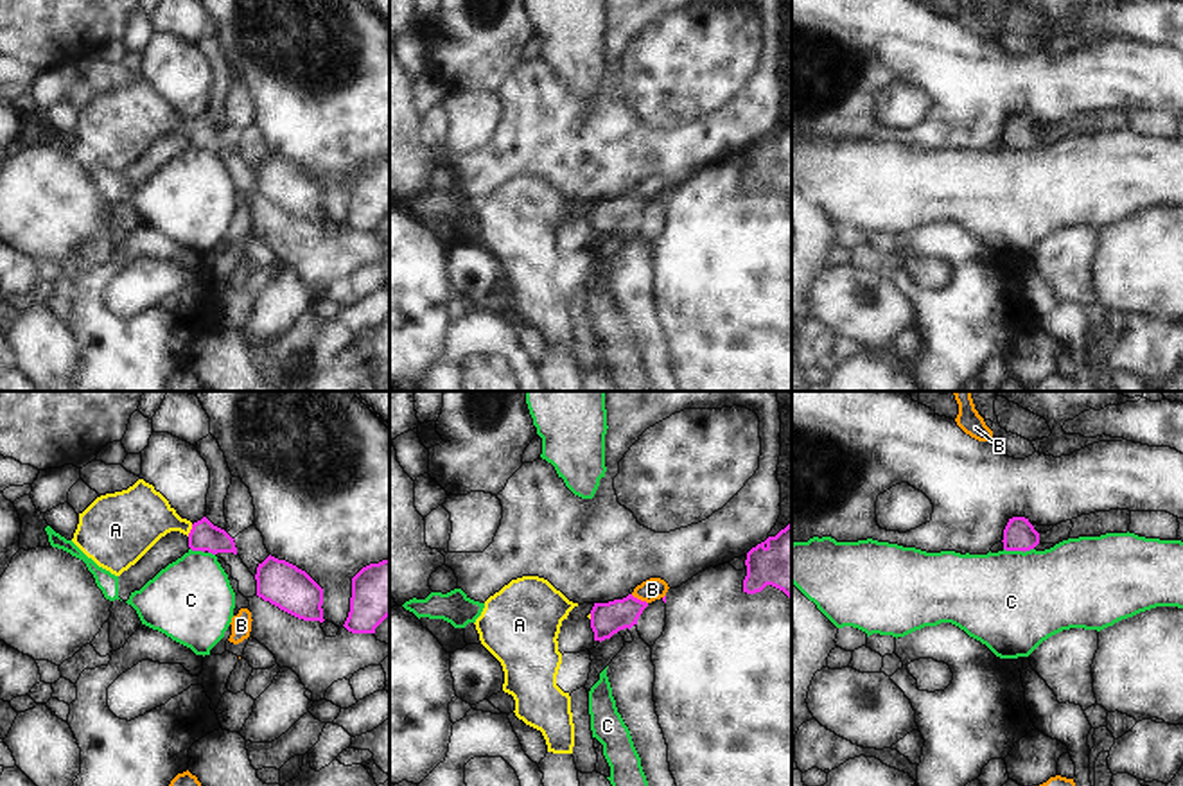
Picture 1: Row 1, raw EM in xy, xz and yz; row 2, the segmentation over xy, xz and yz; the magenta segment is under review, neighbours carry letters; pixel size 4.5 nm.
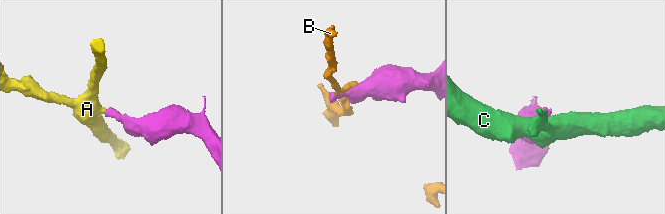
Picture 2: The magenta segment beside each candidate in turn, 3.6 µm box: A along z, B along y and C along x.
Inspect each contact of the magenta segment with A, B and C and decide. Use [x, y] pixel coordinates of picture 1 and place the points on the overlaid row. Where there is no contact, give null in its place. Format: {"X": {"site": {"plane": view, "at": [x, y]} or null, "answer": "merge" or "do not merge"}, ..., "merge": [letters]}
{"A": {"site": {"plane": "xy", "at": [191, 530]}, "answer": "merge"}, "B": {"site": {"plane": "xz", "at": [639, 600]}, "answer": "do not merge"}, "C": {"site": {"plane": "yz", "at": [1018, 550]}, "answer": "do not merge"}, "merge": ["A"]}

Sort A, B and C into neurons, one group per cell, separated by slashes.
A / B / C

